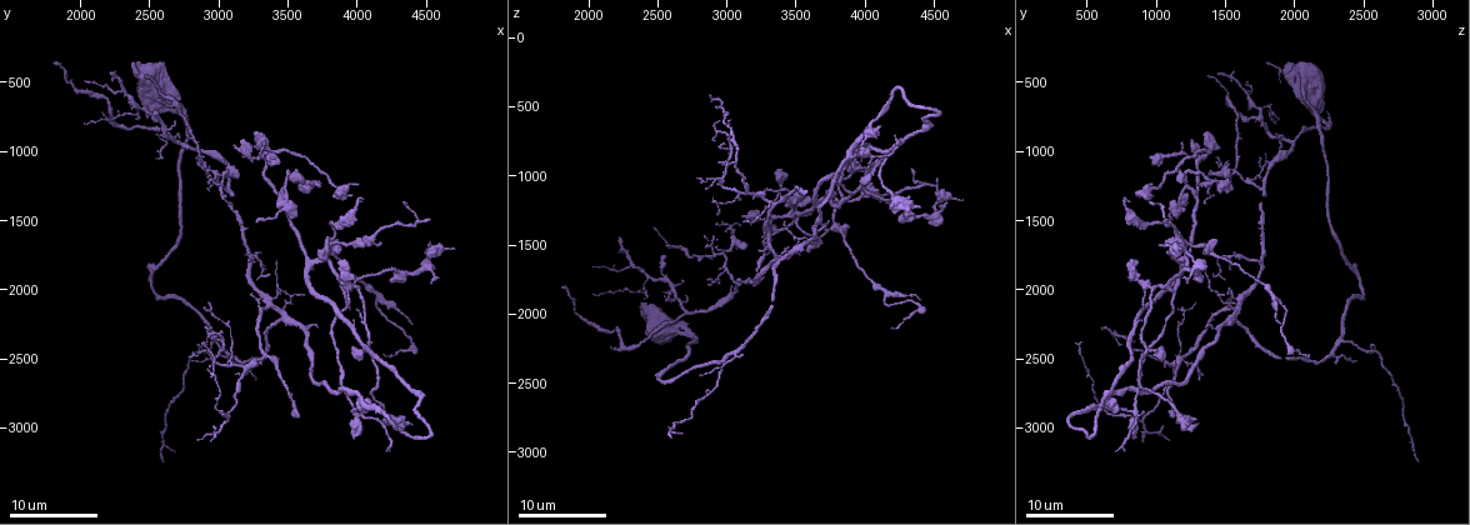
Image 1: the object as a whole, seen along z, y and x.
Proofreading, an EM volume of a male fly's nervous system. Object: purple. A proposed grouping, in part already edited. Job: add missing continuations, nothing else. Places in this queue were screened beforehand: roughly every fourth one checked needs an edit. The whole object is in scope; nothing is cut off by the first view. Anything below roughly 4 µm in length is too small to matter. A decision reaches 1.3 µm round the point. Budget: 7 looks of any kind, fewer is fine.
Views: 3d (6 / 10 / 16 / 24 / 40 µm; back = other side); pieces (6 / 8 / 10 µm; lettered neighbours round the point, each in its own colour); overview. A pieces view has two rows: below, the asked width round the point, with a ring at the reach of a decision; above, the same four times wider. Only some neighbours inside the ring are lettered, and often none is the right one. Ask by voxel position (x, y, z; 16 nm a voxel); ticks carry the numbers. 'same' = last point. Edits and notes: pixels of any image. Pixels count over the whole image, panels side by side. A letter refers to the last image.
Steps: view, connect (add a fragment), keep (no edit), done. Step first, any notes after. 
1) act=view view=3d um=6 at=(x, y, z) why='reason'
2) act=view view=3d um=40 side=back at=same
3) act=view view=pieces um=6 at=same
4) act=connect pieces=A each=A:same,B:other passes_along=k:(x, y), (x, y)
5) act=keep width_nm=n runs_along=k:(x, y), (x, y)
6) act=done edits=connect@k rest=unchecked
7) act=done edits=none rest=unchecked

act=view view=pieces um=8 at=(4520, 1480, 1080) why='free end'

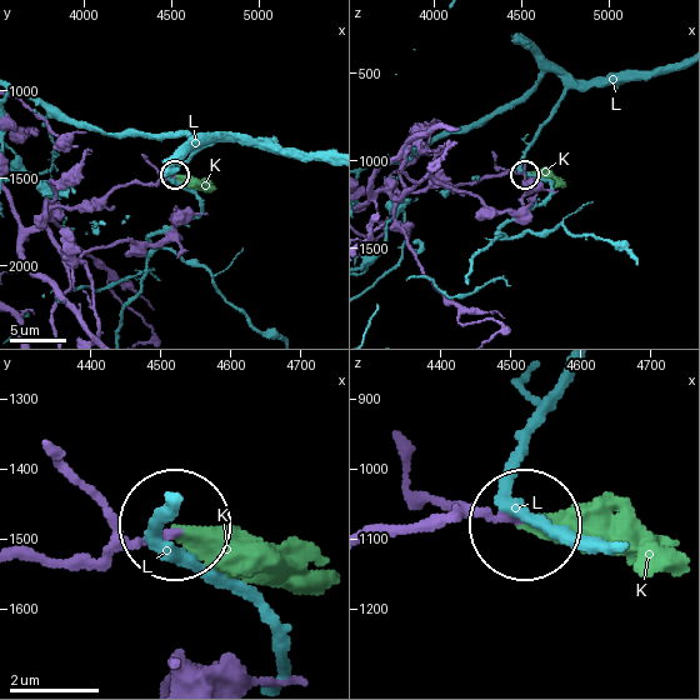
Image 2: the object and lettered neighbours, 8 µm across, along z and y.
act=connect pieces=K each=K:same,L:other passes_along=2:(410, 534), (508, 511), (643, 534), (675, 556) found='the neuron continues'

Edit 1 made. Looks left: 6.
act=view view=pieces um=6 at=(1840, 360, 1820) why='end of a long branch'

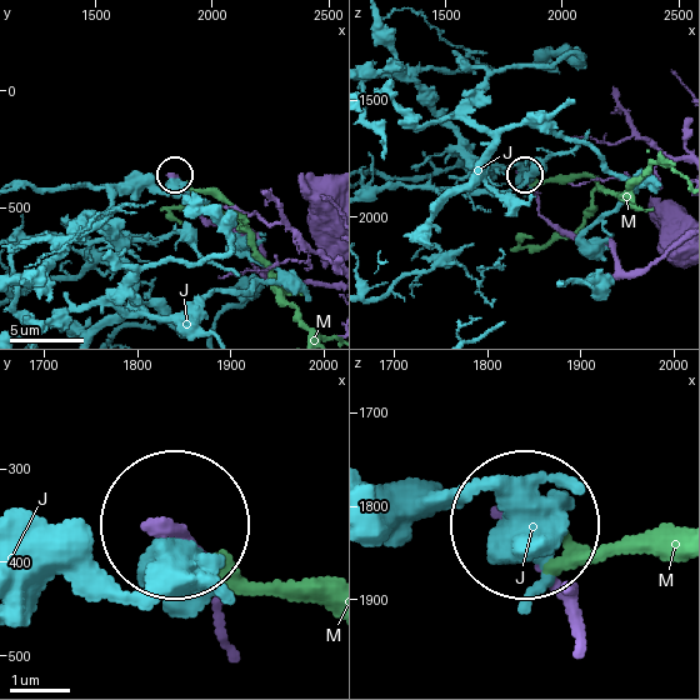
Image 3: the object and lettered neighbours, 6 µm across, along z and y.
act=keep width_nm=200 each=J:other,M:other found='none of them fits'

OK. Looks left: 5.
act=view view=pieces um=6 at=(2240, 440, 1480) why='branch stops here'

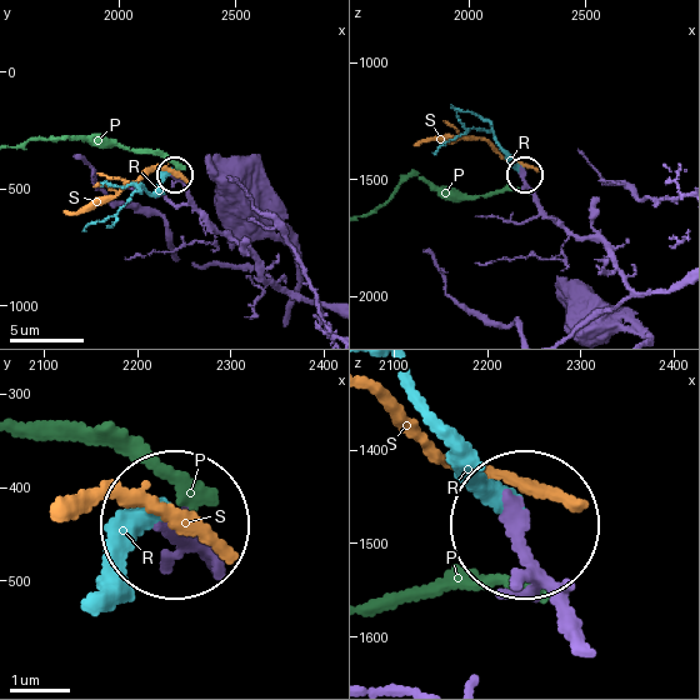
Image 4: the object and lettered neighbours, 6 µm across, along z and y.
act=connect pieces=R each=P:other,R:same,S:other passes_along=4:(589, 643), (515, 513), (400, 374) found='the neuron continues'

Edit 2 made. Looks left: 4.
act=done edits=connect@2,connect@4 rest=unchecked

